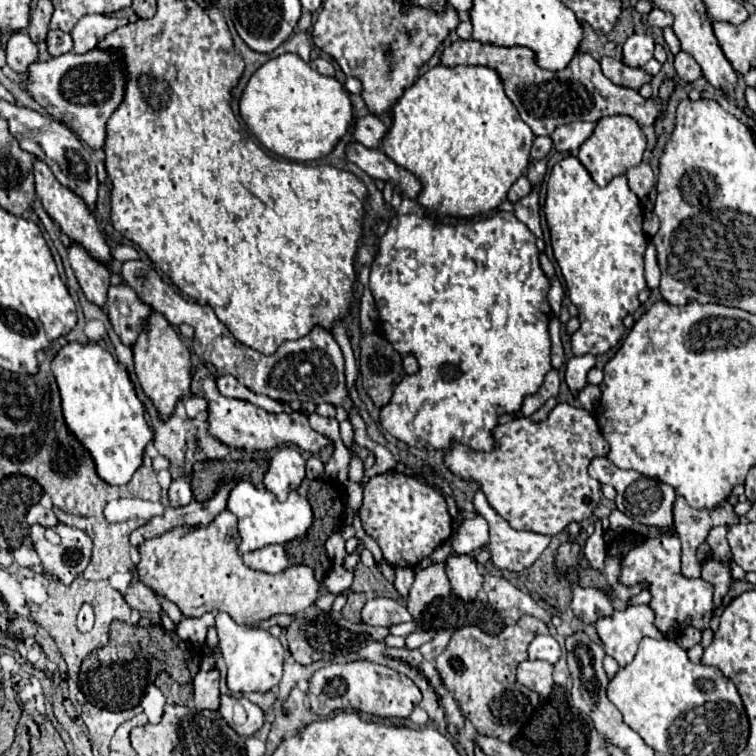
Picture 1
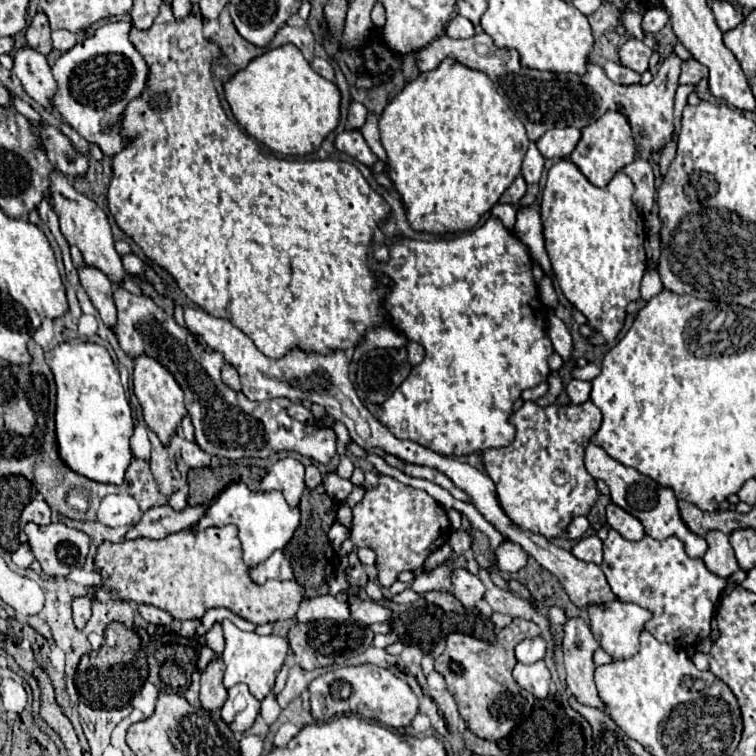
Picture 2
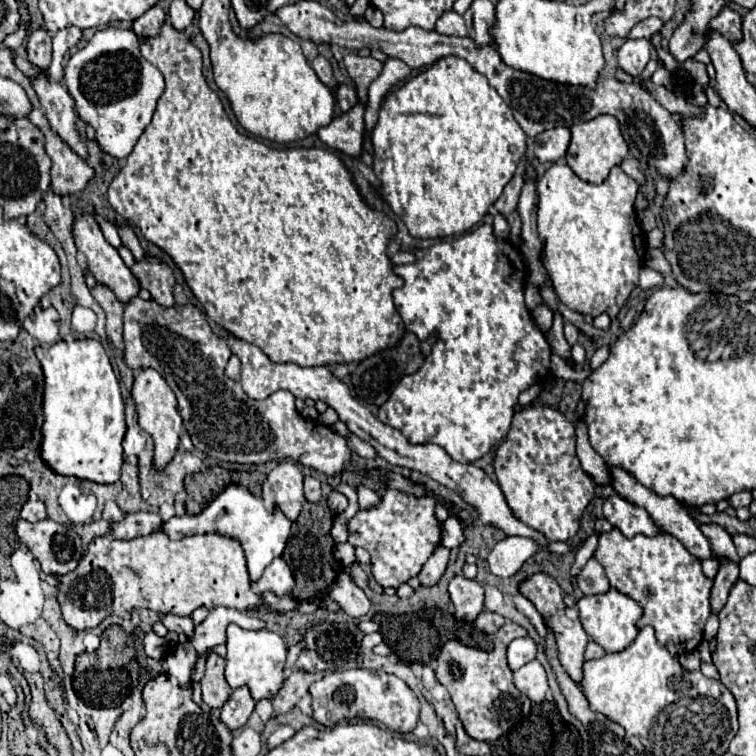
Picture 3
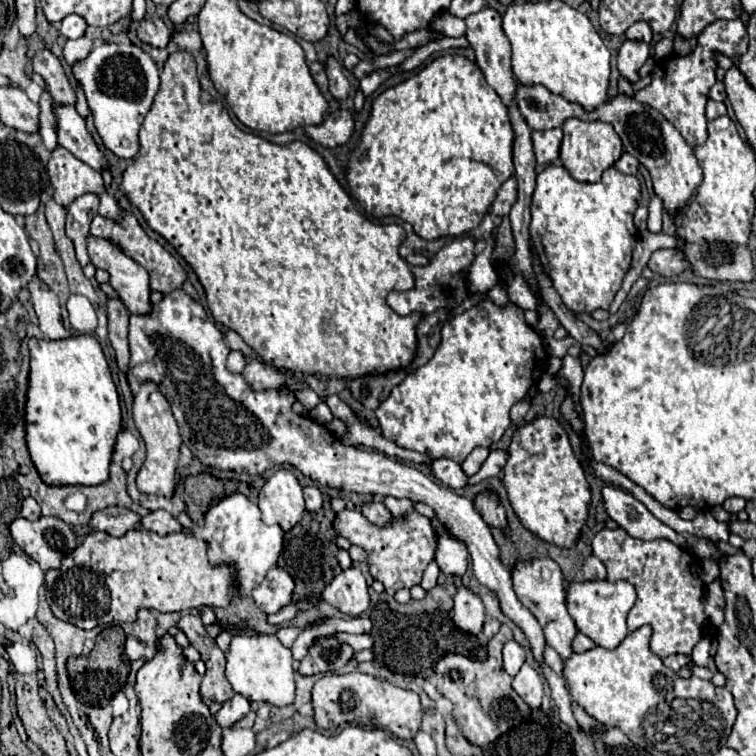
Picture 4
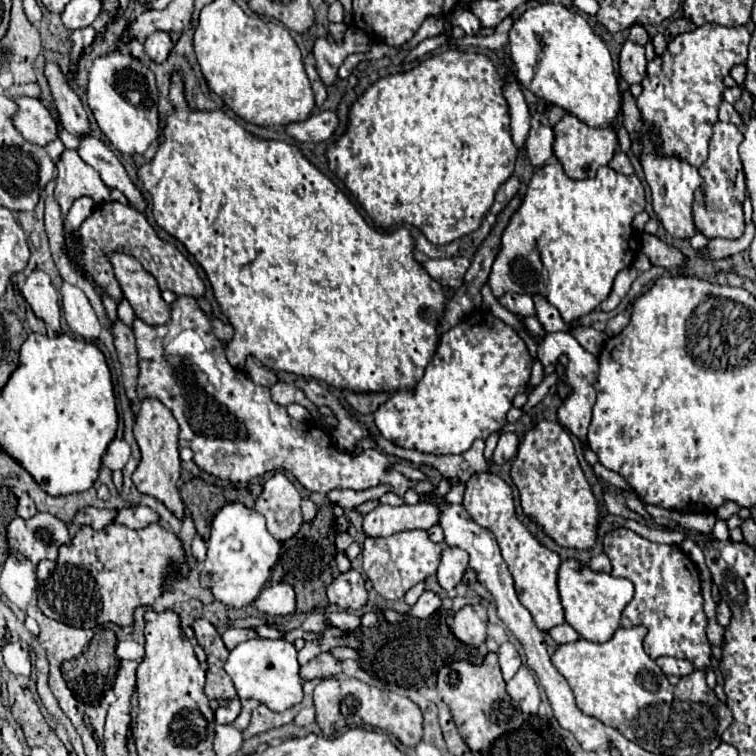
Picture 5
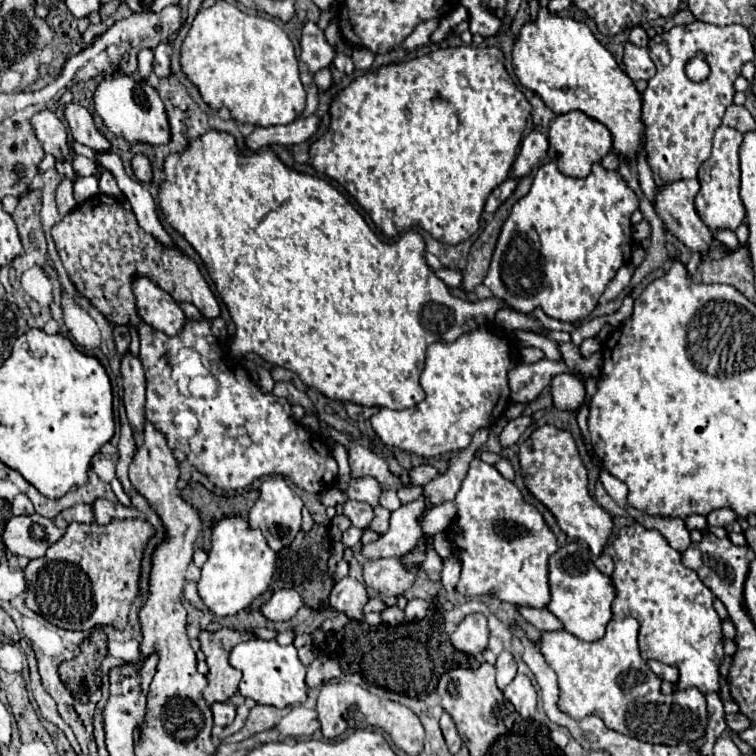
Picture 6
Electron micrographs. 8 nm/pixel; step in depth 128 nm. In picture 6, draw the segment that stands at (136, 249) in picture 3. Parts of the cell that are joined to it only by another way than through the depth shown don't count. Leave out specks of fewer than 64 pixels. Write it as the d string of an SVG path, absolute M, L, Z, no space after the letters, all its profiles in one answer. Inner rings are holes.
M74 156L74 170L80 176L92 176L92 174L96 174L96 164L84 156ZM64 178L56 190L56 204L58 204L58 212L64 216L68 212L72 212L72 208L76 208L76 200L73 194L73 181Z

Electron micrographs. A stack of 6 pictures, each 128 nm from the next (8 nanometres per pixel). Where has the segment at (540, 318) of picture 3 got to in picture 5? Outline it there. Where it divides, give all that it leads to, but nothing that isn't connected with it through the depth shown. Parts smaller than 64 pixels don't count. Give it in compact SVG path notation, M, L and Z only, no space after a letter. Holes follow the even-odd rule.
M504 294L498 298L498 302L508 308L512 314L518 314L518 316L534 316L536 310L534 310L534 302L530 296L524 296L524 294Z

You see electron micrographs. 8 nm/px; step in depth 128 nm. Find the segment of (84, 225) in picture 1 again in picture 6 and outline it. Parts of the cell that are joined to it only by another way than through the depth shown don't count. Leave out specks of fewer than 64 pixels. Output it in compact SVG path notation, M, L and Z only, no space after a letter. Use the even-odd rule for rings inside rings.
M136 278L134 294L136 294L140 318L146 324L168 336L176 336L182 332L186 324L186 316L168 292L164 292L148 278Z

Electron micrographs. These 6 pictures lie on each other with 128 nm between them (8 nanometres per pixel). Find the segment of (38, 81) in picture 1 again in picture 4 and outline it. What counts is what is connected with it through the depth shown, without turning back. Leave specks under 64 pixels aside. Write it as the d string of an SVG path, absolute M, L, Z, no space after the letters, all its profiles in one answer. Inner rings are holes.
M100 44L86 60L72 66L74 78L82 84L96 130L108 150L118 158L134 158L140 150L138 130L150 112L160 86L158 66L136 44Z

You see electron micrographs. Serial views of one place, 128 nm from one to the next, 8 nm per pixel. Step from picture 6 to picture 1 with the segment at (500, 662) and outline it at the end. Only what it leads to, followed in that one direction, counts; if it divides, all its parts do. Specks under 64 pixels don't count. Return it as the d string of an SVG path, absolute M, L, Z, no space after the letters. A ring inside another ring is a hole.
M536 636L528 646L528 660L546 660L554 664L560 658L560 646L552 636Z

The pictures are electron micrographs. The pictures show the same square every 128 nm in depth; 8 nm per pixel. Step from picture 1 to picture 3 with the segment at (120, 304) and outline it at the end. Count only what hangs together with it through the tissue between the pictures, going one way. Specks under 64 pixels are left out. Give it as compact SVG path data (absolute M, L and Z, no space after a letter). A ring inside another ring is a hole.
M134 298L124 306L124 342L126 366L132 370L154 368L168 382L176 394L184 428L194 448L204 456L236 464L292 458L326 476L350 468L352 452L346 440L318 420L304 420L294 406L294 394L278 390L266 400L252 400L244 394L240 382L224 374L224 366L232 356L230 346L222 336L214 334L202 310L192 302L164 308L156 300Z

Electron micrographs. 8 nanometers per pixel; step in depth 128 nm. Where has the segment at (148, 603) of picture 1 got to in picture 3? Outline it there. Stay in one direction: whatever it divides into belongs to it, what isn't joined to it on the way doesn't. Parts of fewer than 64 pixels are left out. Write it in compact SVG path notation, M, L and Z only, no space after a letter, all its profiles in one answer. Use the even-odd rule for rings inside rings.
M168 614L168 616L164 616L162 622L164 622L164 626L168 630L184 634L188 640L192 640L192 636L194 636L194 624L192 624L190 616L172 616L172 614Z

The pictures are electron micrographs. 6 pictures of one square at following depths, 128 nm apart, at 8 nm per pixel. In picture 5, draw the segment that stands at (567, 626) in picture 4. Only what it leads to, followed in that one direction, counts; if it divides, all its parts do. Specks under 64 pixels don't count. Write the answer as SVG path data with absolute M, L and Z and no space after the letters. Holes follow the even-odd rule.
M478 472L466 482L464 508L478 526L490 530L496 536L502 558L512 574L518 600L532 614L536 626L546 632L556 624L564 624L564 610L560 608L560 596L556 592L556 568L560 568L560 556L546 548L518 520L512 488L500 476L494 476L490 472Z

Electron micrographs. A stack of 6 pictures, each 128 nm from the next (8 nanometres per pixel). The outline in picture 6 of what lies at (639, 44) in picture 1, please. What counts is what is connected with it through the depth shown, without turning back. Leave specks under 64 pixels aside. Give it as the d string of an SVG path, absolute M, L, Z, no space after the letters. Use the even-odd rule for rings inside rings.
M632 42L624 48L624 70L626 74L636 80L650 80L656 74L656 66L648 56L646 48L636 48Z

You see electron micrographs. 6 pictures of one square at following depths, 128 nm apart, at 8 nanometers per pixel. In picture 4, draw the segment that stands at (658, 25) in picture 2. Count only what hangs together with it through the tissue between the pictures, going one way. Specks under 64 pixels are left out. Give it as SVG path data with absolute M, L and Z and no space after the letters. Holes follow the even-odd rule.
M634 22L628 30L626 30L626 38L628 40L640 40L640 42L646 42L650 44L652 40L652 30L646 22Z

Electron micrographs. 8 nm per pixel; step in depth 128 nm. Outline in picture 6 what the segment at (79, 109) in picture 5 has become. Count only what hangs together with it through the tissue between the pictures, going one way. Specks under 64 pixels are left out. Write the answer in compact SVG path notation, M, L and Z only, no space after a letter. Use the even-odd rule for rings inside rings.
M68 104L64 114L66 114L70 132L72 132L76 142L92 148L94 152L110 152L110 148L112 148L110 142L98 132L98 128L94 126L92 114L84 106Z

